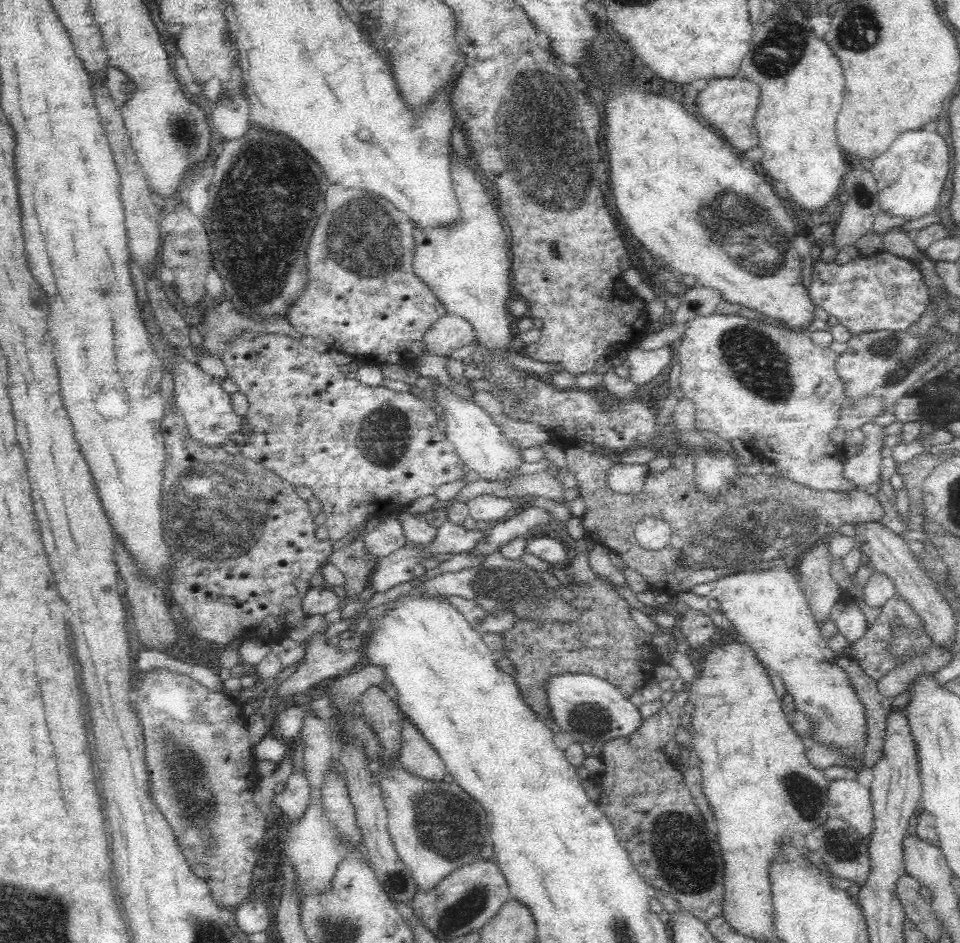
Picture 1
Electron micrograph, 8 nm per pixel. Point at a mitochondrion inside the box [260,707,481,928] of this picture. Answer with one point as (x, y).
(396, 882)

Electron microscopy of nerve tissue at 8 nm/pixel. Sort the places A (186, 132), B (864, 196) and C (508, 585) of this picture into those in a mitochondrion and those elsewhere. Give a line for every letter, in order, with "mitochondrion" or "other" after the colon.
A: mitochondrion
B: mitochondrion
C: mitochondrion

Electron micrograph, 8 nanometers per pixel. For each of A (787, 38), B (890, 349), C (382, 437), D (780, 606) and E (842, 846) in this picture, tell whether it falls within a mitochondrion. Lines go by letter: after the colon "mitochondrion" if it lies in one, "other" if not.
A: mitochondrion
B: mitochondrion
C: mitochondrion
D: other
E: mitochondrion

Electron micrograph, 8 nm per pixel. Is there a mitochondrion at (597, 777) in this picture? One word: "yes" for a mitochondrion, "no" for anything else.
no

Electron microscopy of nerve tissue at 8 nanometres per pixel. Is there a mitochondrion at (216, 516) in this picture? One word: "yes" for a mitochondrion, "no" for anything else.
yes

